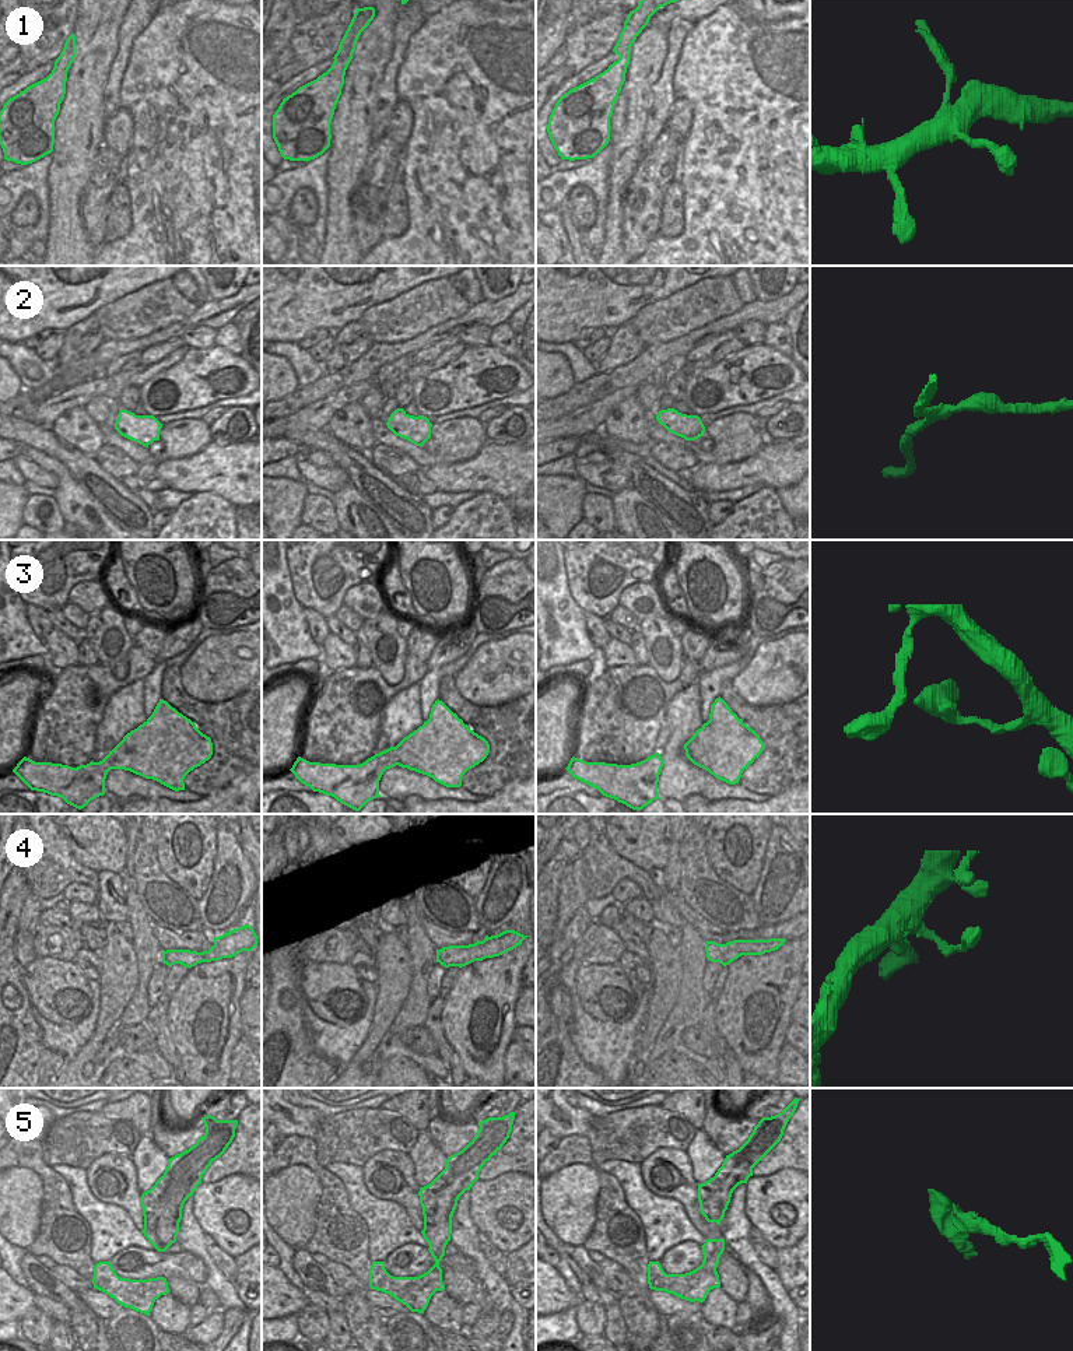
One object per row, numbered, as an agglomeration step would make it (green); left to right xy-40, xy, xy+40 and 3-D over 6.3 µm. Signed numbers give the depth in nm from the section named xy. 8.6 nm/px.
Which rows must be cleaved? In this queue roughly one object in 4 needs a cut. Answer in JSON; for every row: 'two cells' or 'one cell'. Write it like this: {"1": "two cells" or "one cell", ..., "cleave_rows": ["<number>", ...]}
{"1": "one cell", "2": "one cell", "3": "one cell", "4": "one cell", "5": "one cell", "cleave_rows": []}

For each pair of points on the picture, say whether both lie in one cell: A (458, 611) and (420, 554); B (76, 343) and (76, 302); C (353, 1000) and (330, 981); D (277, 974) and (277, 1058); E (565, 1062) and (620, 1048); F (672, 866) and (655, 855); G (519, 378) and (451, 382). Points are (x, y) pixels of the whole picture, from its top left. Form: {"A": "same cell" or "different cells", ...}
{"A": "same cell", "B": "different cells", "C": "same cell", "D": "same cell", "E": "different cells", "F": "different cells", "G": "same cell"}

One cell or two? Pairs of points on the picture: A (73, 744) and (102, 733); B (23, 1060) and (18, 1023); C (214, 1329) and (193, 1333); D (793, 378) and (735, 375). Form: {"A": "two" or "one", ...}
{"A": "two", "B": "one", "C": "one", "D": "one"}

